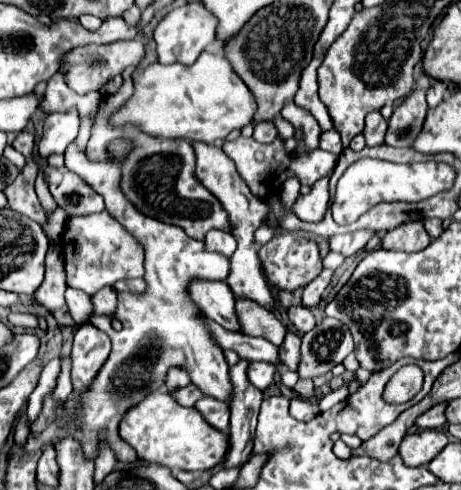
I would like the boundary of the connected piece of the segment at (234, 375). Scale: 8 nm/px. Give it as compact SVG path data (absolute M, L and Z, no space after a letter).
M245 358L231 366L231 380L235 382L235 400L231 400L231 430L229 450L225 454L225 468L243 466L253 450L257 414L263 402L263 392L249 382L247 366L249 360Z

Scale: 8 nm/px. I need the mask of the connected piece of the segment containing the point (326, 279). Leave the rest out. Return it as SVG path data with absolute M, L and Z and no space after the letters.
M323 270L315 280L311 280L311 282L305 286L305 290L303 290L303 304L305 304L305 306L315 306L315 304L319 304L323 290L325 290L325 288L329 286L329 282L331 282L331 276L333 276L333 270Z

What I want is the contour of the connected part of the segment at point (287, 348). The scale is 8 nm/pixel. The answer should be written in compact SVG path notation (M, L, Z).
M287 330L283 344L279 346L279 360L289 370L297 370L299 366L299 336L293 330Z

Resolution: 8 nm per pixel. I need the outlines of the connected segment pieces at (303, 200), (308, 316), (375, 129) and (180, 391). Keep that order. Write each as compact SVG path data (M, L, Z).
M331 174L319 178L307 196L299 196L293 204L293 214L303 222L321 222L329 206L329 178Z
M291 306L289 308L289 318L291 318L293 326L297 328L297 332L301 332L301 334L305 334L305 332L315 328L315 316L305 306Z
M371 112L367 116L367 120L365 120L365 130L363 130L365 144L367 146L379 146L379 144L383 144L385 130L387 130L387 122L383 120L383 116L379 112Z
M189 384L185 388L177 388L173 392L169 392L181 406L193 406L195 400L199 400L203 394L199 388L195 388L195 384Z

